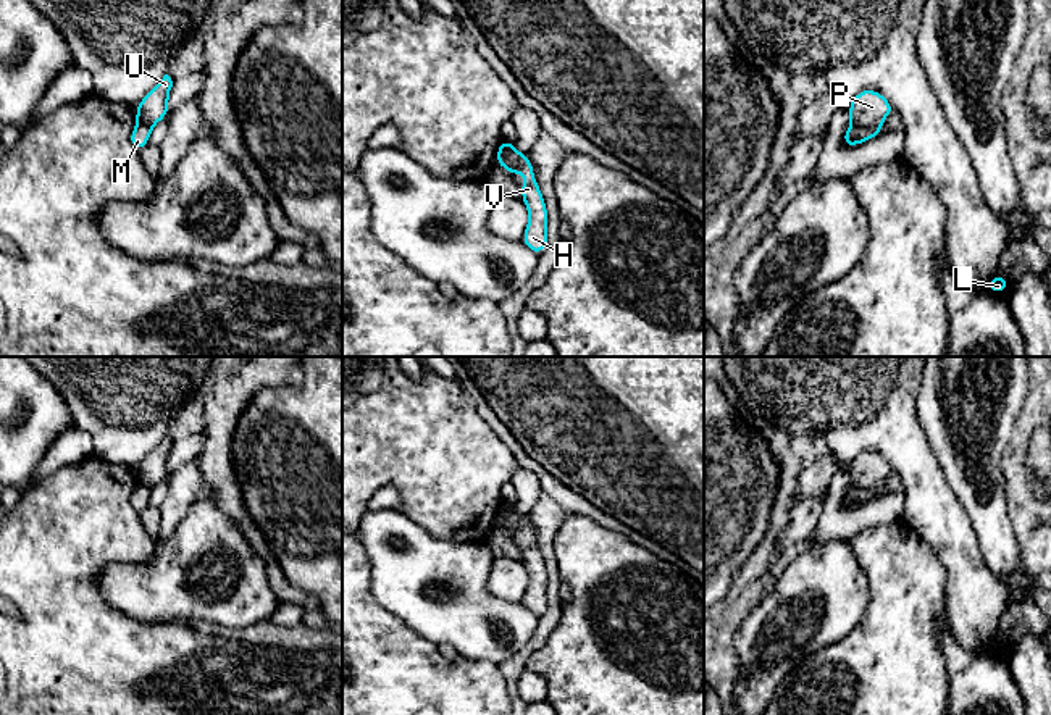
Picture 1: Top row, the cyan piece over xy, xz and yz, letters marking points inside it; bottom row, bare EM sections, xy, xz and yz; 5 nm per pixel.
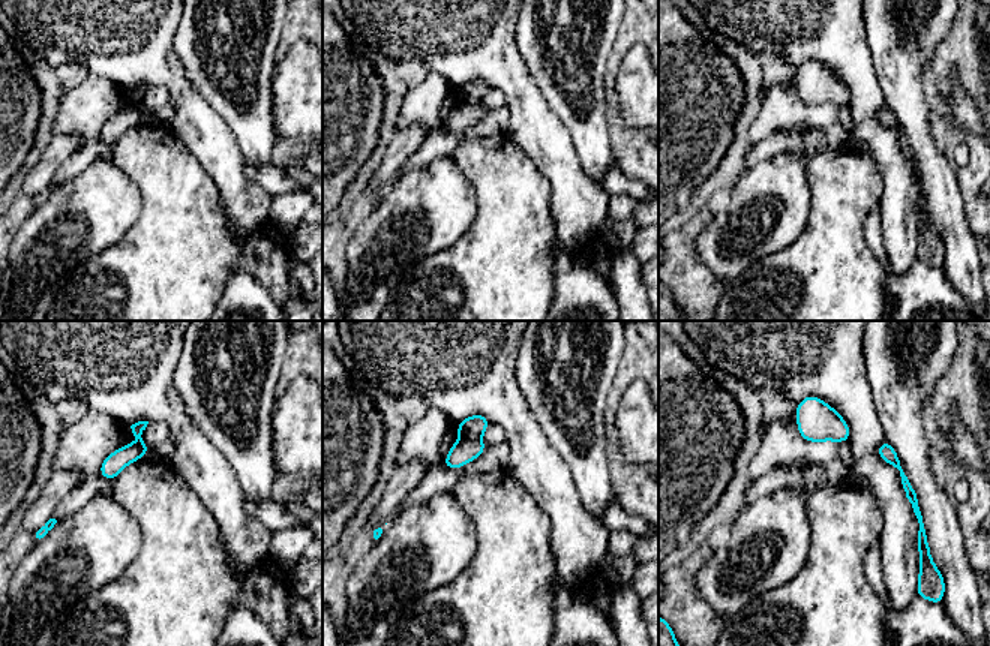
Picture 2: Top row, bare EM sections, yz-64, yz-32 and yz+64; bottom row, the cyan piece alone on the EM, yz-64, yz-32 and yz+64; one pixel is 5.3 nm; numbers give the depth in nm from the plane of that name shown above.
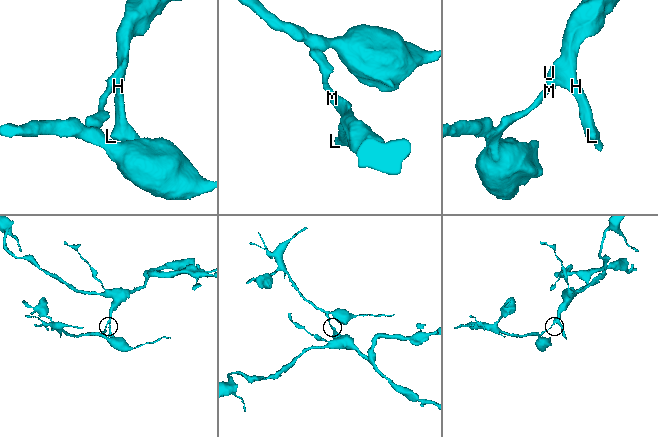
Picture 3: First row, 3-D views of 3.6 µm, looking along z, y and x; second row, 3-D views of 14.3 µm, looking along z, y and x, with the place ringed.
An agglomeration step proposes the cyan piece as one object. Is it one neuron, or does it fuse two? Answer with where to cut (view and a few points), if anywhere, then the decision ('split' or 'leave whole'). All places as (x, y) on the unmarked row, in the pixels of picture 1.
cut in yz along (851, 483), (861, 488), (880, 489); split

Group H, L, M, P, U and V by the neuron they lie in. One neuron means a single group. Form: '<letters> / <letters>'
H L P U V / M

